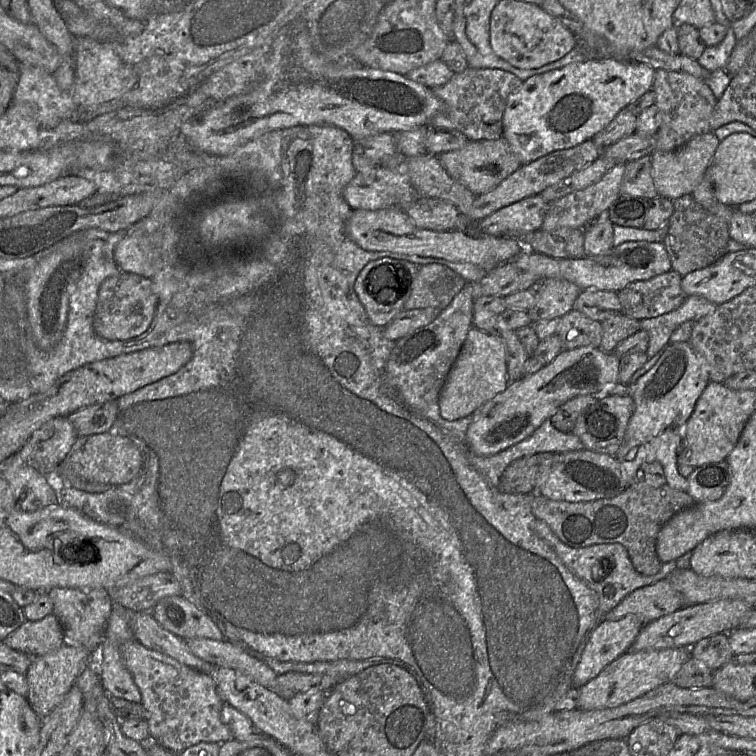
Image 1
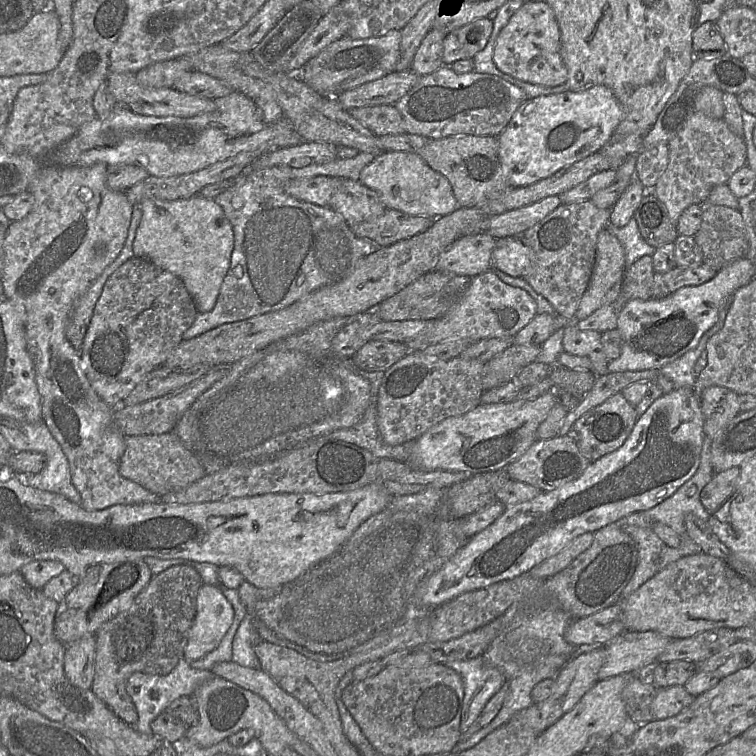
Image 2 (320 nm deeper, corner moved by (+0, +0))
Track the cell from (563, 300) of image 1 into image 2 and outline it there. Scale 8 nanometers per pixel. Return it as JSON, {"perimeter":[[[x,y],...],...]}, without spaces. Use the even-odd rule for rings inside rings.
{"perimeter":[[[538,313],[514,336],[514,344],[541,346],[556,330],[568,323],[574,322],[557,314]]]}

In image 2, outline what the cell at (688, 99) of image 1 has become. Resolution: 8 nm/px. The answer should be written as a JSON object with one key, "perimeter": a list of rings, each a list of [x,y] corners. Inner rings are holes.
{"perimeter":[[[697,111],[667,145],[669,162],[654,186],[654,194],[665,205],[676,227],[680,215],[687,207],[707,201],[715,186],[727,184],[739,168],[747,165],[747,154],[743,138],[736,136],[724,119],[709,118]]]}

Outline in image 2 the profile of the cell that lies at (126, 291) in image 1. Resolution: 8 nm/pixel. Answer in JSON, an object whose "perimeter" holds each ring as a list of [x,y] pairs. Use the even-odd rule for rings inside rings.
{"perimeter":[[[133,256],[131,259],[124,262],[107,279],[102,293],[95,304],[93,314],[85,332],[81,348],[79,349],[82,369],[92,389],[107,405],[111,407],[120,406],[122,401],[141,381],[146,378],[148,374],[164,365],[167,356],[171,350],[183,340],[184,333],[192,326],[197,315],[198,310],[195,306],[195,303],[187,291],[183,281],[179,277],[160,268],[159,266],[144,258]]]}

